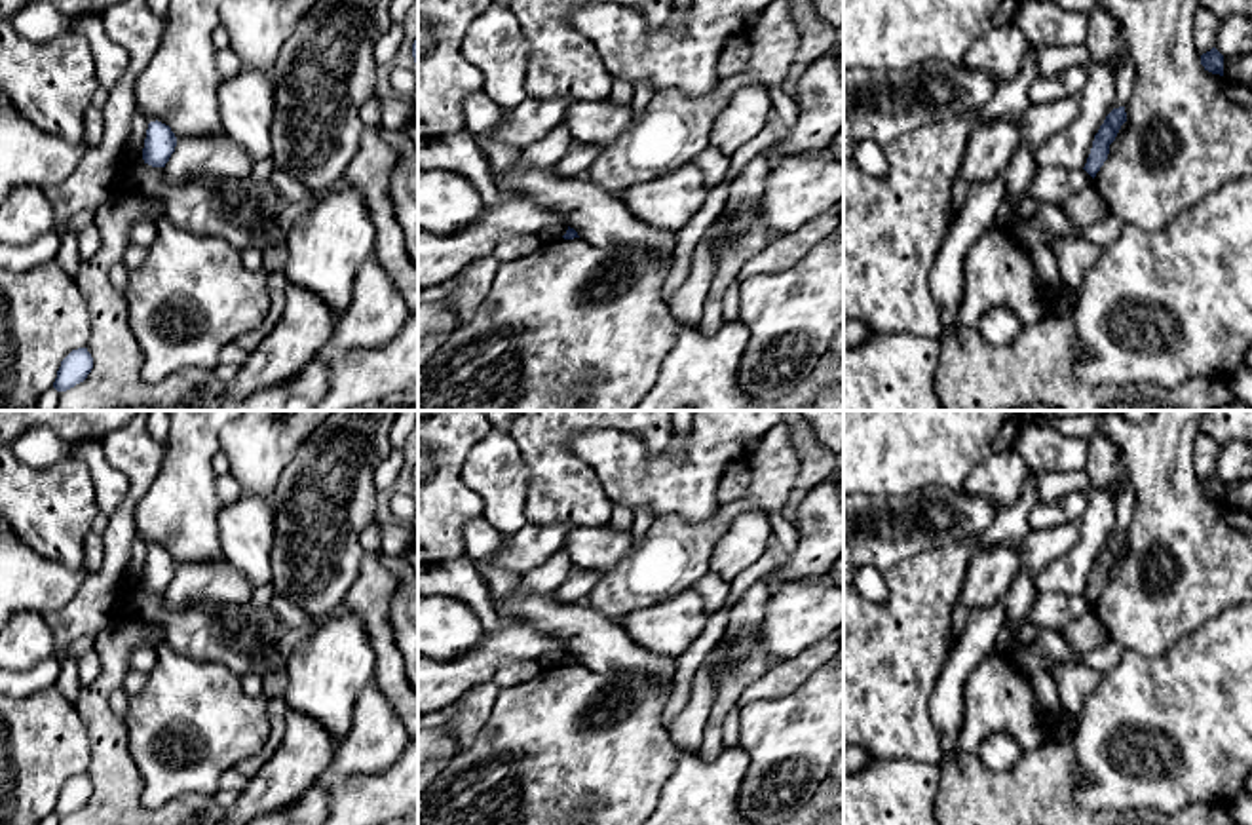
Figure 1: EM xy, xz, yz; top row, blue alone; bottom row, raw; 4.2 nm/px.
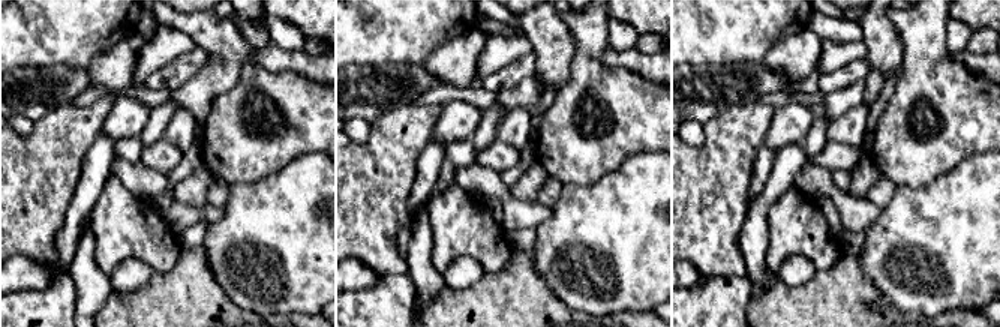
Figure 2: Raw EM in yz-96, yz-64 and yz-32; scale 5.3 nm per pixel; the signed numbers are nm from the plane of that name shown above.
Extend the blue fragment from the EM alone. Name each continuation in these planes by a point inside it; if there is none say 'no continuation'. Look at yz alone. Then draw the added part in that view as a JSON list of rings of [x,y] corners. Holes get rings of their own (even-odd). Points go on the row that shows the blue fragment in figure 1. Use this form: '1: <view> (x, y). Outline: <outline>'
no continuation

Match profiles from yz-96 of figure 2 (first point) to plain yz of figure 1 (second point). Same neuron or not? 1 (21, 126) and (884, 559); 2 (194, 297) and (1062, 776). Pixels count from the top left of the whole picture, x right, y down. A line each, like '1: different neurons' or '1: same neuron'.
1: different neurons
2: same neuron

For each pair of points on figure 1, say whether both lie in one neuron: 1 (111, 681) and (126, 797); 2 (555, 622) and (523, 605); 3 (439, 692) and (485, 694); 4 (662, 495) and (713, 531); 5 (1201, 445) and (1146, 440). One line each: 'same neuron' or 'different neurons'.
1: same neuron
2: same neuron
3: different neurons
4: different neurons
5: different neurons

